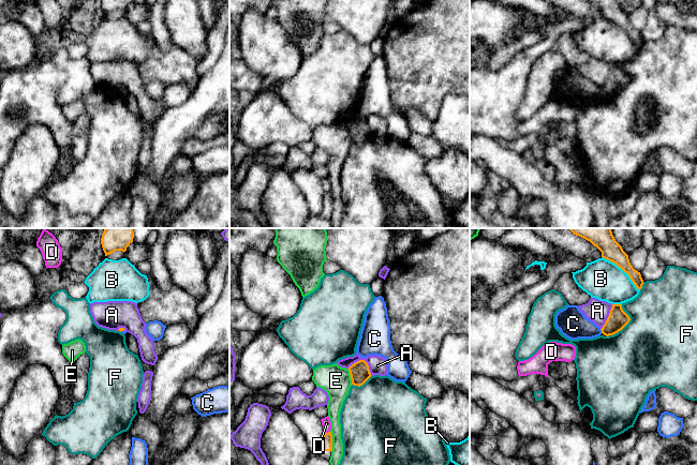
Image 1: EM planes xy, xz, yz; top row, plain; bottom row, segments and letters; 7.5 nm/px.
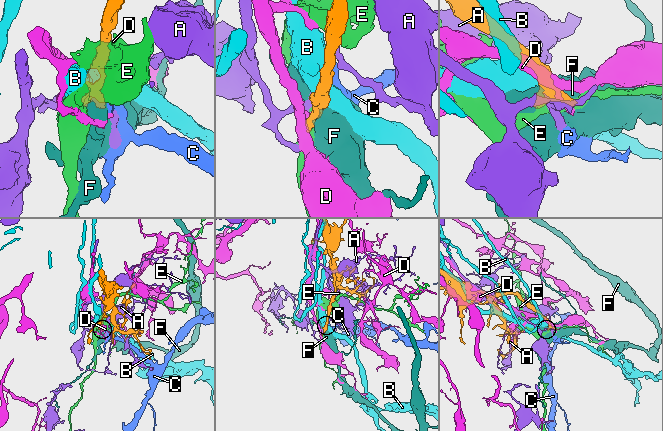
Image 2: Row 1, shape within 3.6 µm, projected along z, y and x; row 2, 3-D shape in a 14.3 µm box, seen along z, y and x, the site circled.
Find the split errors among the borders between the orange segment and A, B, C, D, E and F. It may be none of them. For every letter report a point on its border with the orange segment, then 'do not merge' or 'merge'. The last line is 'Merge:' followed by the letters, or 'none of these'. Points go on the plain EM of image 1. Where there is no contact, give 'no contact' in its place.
A: xz (364, 120) | do not merge
B: yz (623, 30) | do not merge
C: yz (602, 91) | do not merge
D: xz (326, 193) | do not merge
E: xz (331, 201) | do not merge
F: yz (625, 85) | do not merge
Merge: none of these

